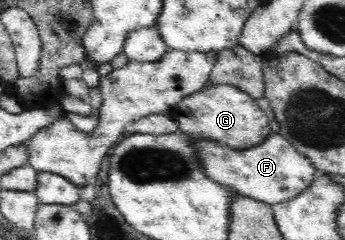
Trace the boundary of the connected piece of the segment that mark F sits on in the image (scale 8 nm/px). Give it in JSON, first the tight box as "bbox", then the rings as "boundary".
{"bbox":[186,133,317,205],"boundary":[[[189,133],[186,135],[190,138],[194,157],[201,165],[201,171],[207,179],[216,182],[219,186],[232,188],[240,195],[270,205],[293,200],[303,190],[309,188],[317,176],[311,160],[299,154],[280,133],[271,133],[262,143],[246,149],[229,147],[224,142],[207,139],[207,137],[197,137]]]}

